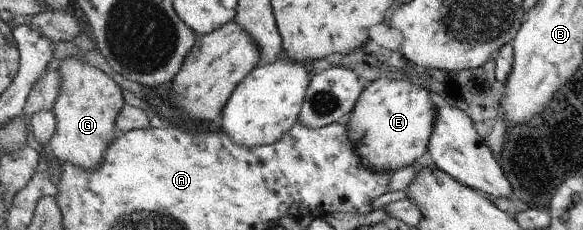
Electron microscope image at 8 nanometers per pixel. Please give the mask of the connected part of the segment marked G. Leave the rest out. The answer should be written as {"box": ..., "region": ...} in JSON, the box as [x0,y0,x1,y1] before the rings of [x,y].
{"box":[51,57,125,171],"region":[[[75,57],[66,58],[60,67],[63,71],[63,91],[55,105],[58,129],[51,141],[51,151],[64,164],[73,163],[87,171],[103,167],[107,151],[120,136],[118,120],[125,103],[123,87],[103,69]]]}

